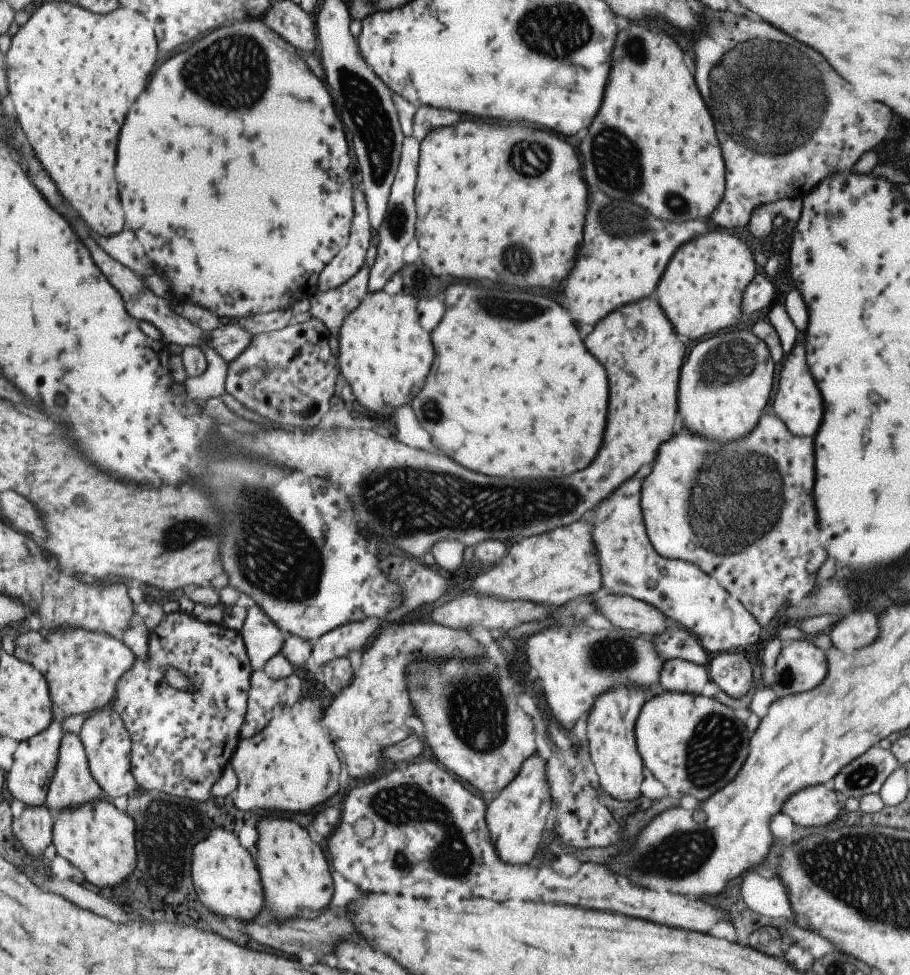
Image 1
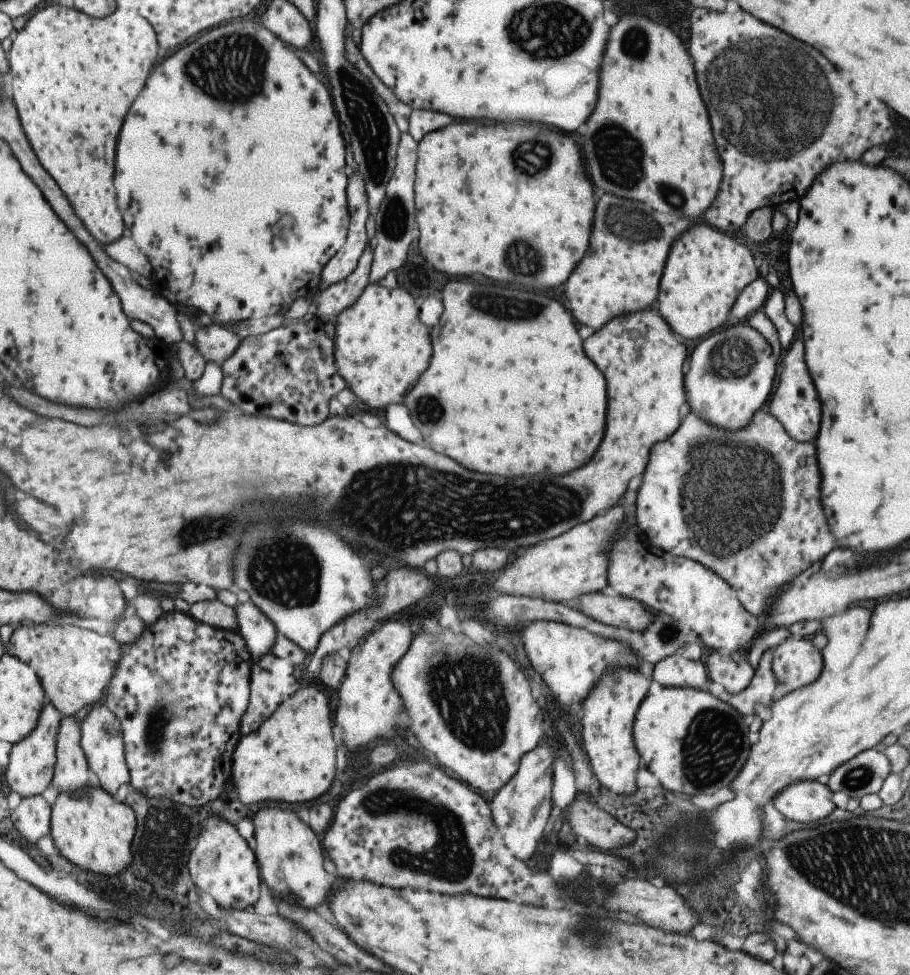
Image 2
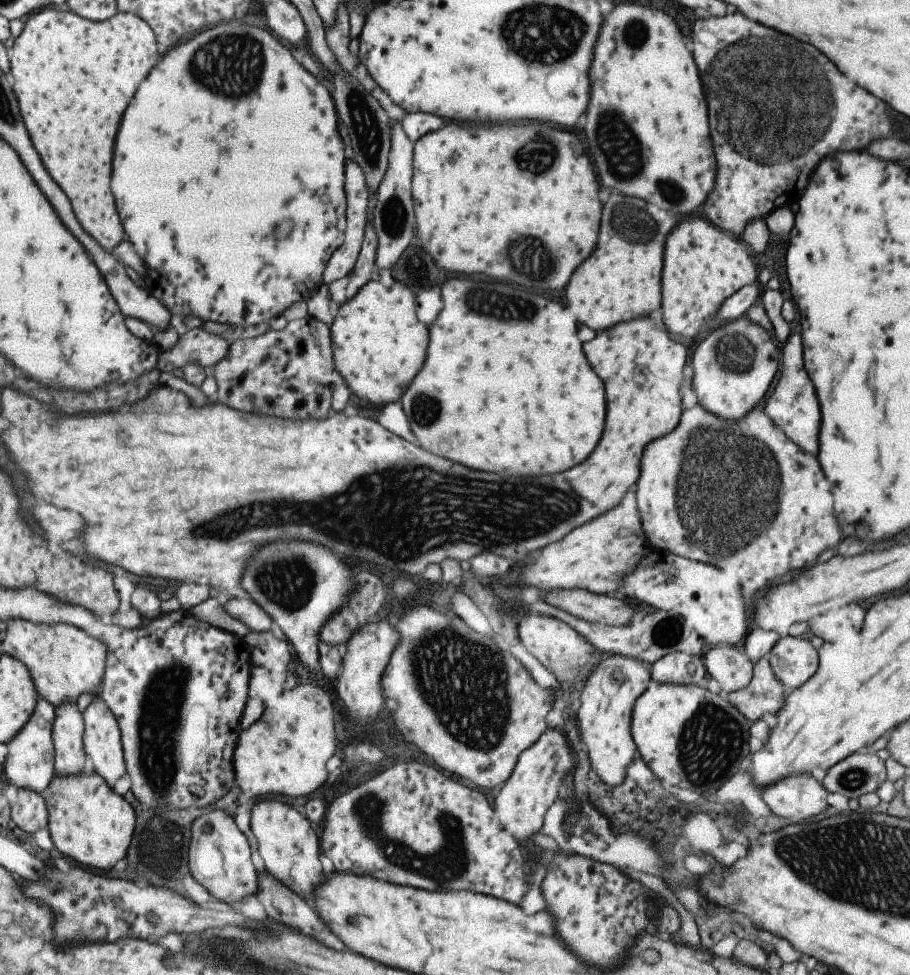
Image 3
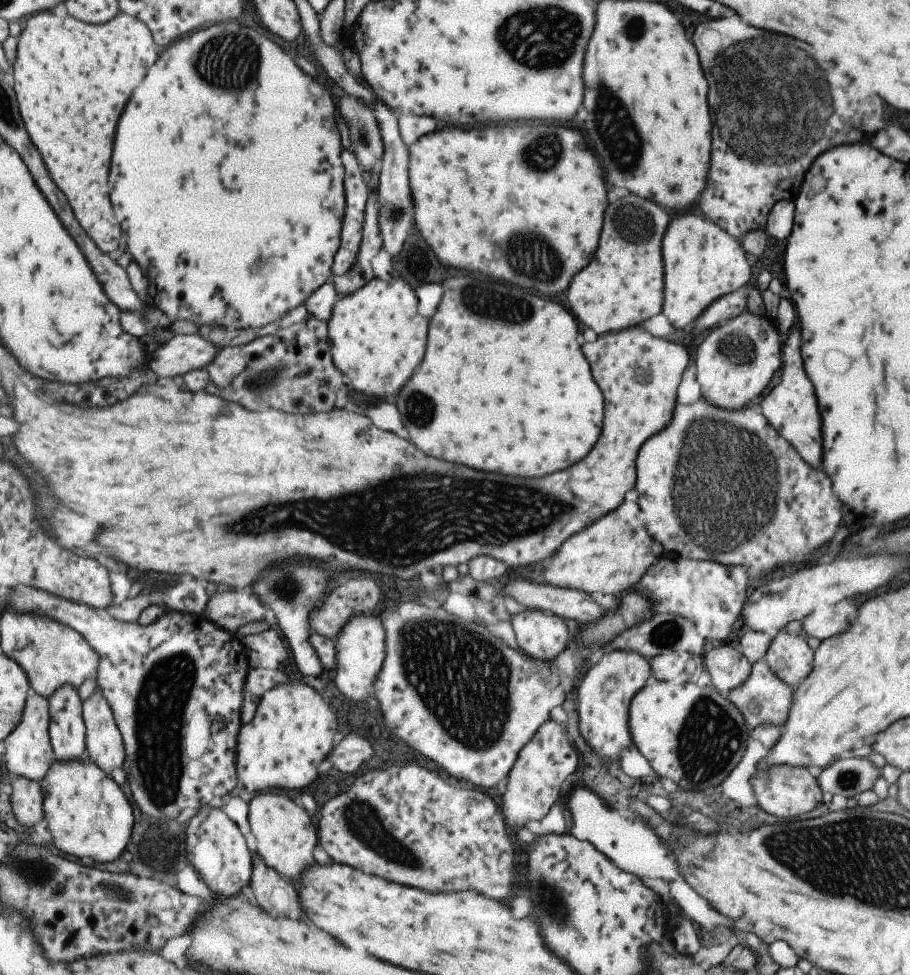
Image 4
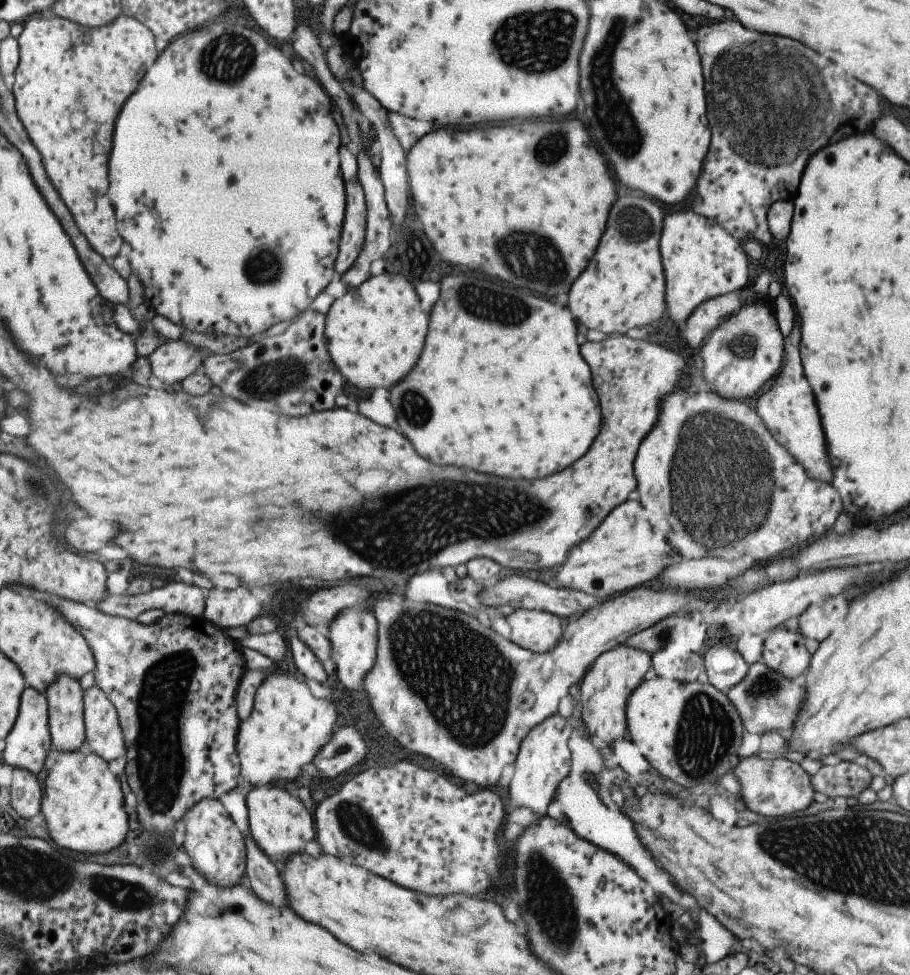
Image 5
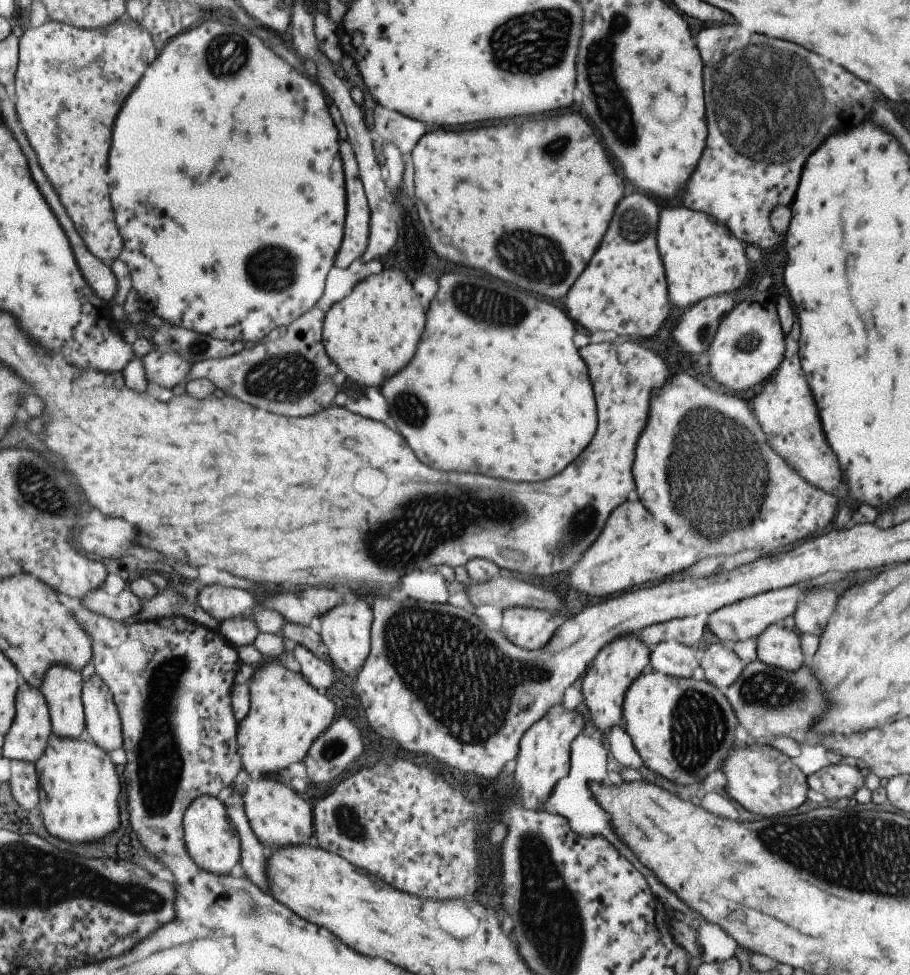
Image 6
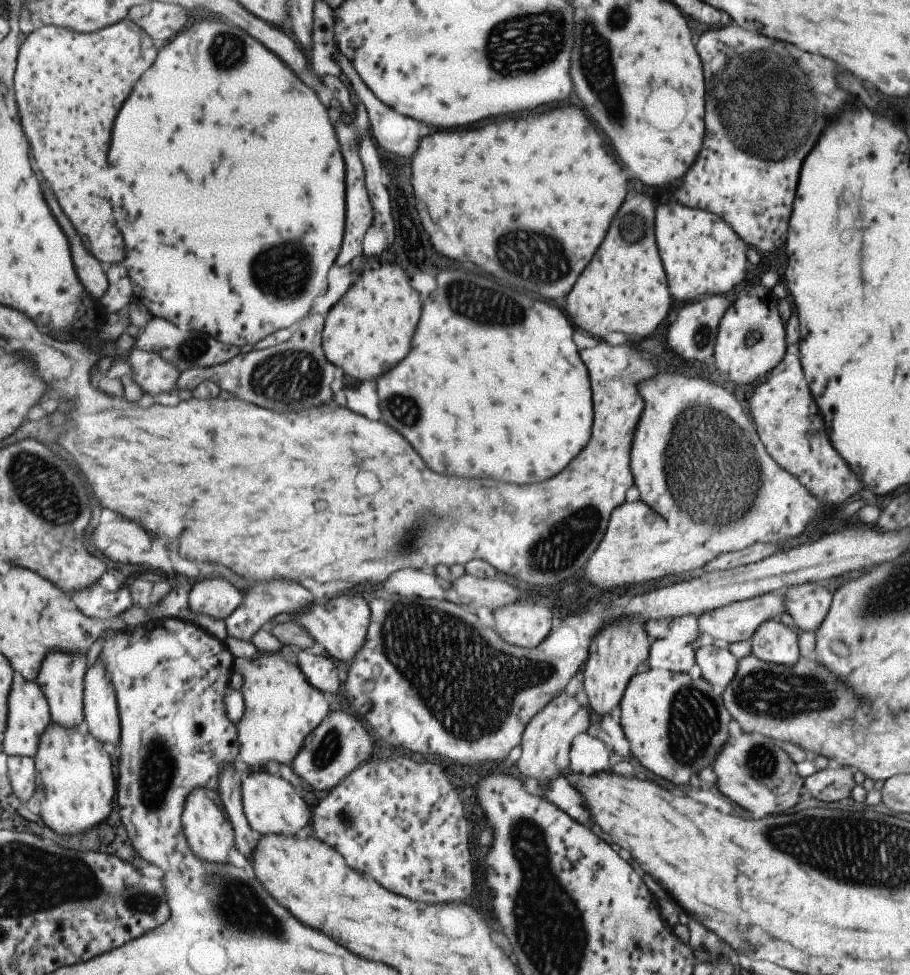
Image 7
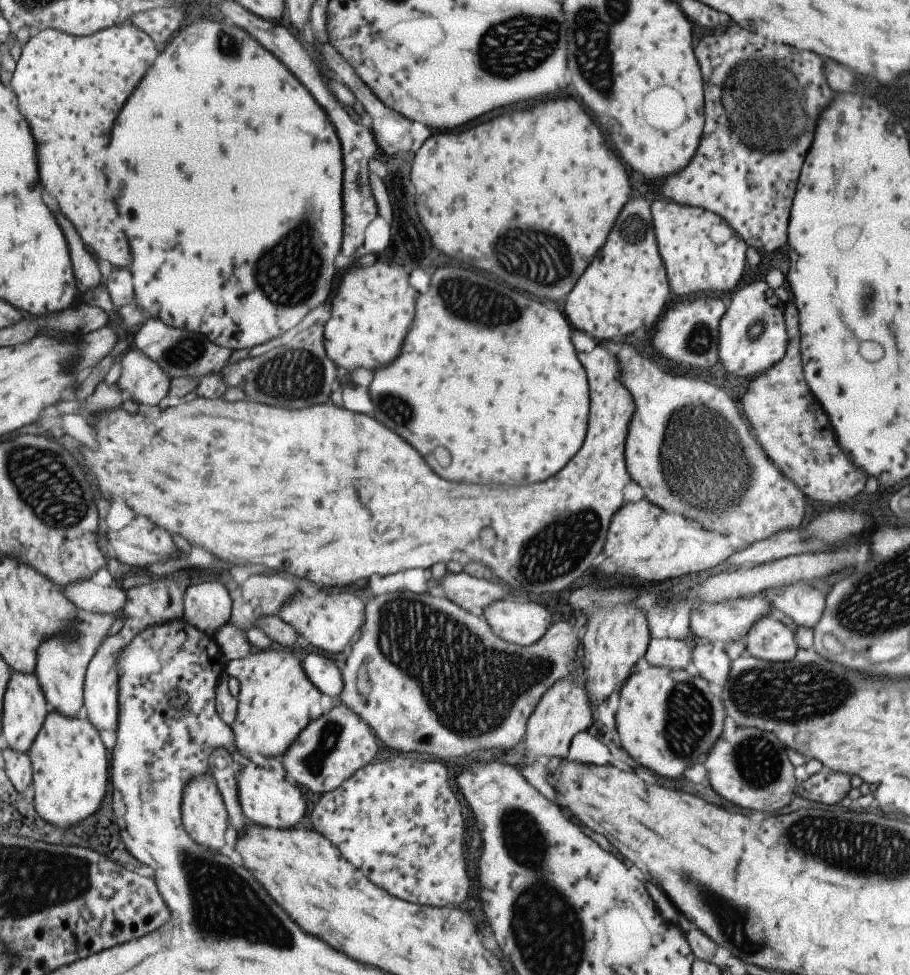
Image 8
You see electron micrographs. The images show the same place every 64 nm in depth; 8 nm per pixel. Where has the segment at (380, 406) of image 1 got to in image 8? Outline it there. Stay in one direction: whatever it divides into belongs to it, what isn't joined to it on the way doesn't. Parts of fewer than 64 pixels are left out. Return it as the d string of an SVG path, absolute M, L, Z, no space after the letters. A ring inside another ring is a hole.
M375 259L368 265L349 268L341 275L329 307L329 318L322 324L322 341L327 358L342 372L355 368L373 370L389 364L401 346L413 320L415 290L407 284L401 266Z

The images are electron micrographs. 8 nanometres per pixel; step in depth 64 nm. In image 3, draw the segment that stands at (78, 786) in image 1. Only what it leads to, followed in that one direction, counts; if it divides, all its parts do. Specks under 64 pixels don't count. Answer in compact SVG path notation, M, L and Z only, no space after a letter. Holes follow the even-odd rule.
M73 701L54 706L51 740L55 775L76 775L87 767L82 745L83 729L82 714Z

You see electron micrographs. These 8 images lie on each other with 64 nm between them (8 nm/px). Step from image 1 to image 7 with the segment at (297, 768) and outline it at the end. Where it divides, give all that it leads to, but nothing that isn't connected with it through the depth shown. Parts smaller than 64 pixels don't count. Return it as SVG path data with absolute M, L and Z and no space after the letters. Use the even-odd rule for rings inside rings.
M277 651L258 652L250 659L235 657L232 672L237 672L242 678L240 693L244 706L240 719L234 724L237 758L251 766L251 771L263 770L262 762L289 765L307 733L328 715L330 704L327 695L314 689L305 680L298 665L289 664Z

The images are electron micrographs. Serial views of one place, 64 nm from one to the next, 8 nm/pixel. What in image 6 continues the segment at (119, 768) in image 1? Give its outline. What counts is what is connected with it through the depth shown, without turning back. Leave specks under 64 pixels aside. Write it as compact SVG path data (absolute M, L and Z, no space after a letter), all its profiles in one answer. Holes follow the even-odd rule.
M93 674L82 683L81 702L84 729L89 742L93 742L105 754L121 748L123 738L120 719L111 694L99 676Z

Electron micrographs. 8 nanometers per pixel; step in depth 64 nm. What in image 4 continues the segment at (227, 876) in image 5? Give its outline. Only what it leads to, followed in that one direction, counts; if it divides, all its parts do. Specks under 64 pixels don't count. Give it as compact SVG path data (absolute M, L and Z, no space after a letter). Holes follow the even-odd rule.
M203 805L190 817L185 829L186 860L211 890L213 896L228 897L248 884L251 854L237 826L220 808Z

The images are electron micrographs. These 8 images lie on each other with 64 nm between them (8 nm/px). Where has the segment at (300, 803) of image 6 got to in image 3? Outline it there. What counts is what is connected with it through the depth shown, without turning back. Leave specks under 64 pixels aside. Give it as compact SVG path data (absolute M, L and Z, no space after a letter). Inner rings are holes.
M261 800L250 806L250 829L259 846L259 856L263 868L275 876L289 890L303 898L311 898L311 888L321 880L321 866L317 860L319 840L315 836L315 826L307 822L295 808L281 800Z

